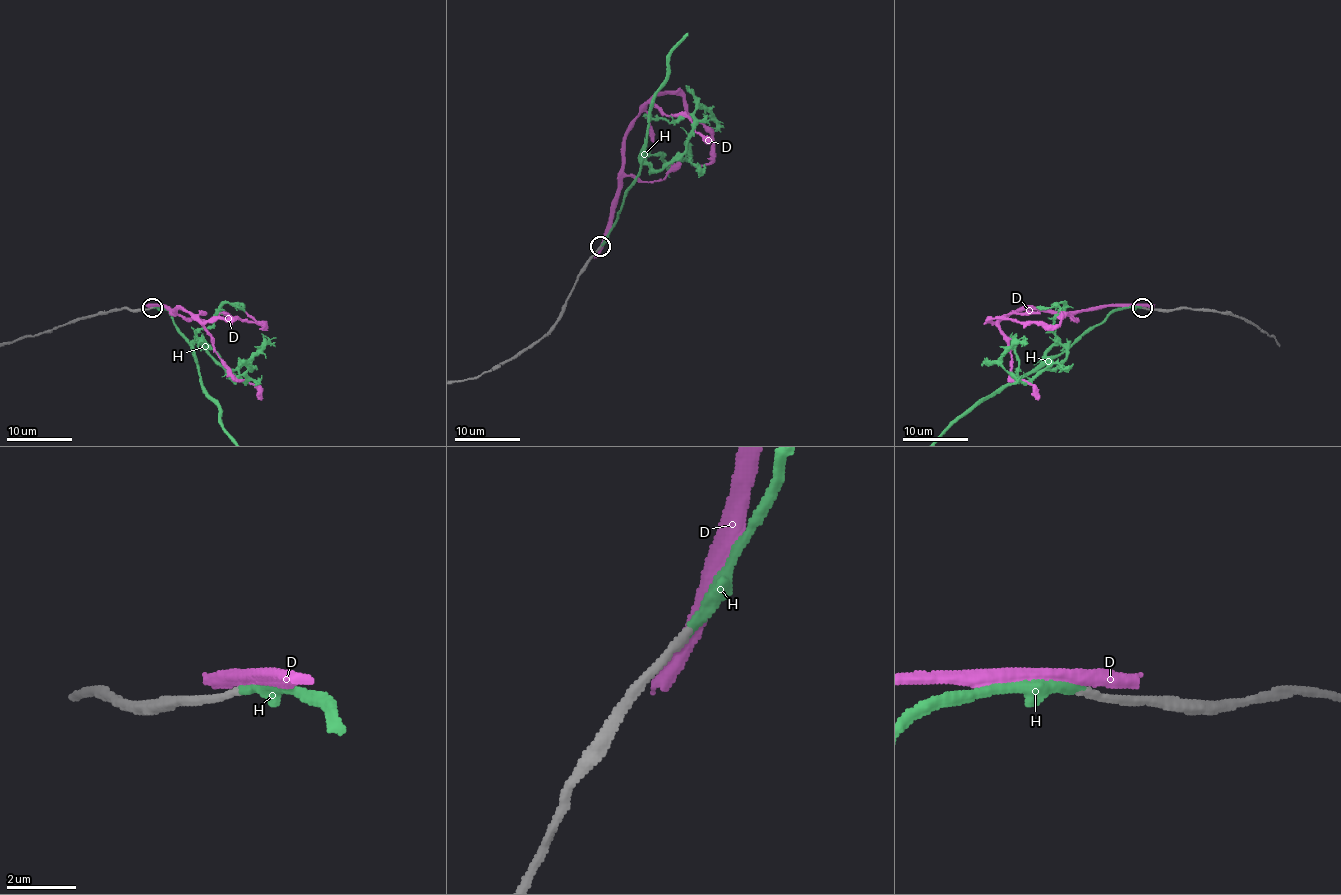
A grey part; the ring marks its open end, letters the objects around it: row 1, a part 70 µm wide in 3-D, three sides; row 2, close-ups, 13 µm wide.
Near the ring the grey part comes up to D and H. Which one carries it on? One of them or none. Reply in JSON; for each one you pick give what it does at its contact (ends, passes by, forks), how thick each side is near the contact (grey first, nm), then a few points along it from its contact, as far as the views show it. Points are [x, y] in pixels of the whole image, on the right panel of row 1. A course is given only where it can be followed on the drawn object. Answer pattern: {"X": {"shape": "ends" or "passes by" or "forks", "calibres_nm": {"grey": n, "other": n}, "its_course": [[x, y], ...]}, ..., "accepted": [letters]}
{"H": {"shape": "ends", "calibres_nm": {"grey": 240, "other": 240}}, "accepted": ["H"]}

